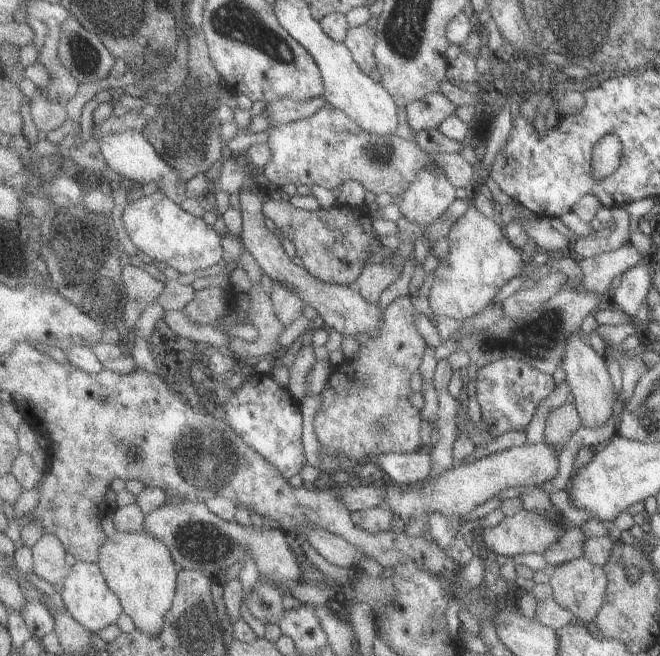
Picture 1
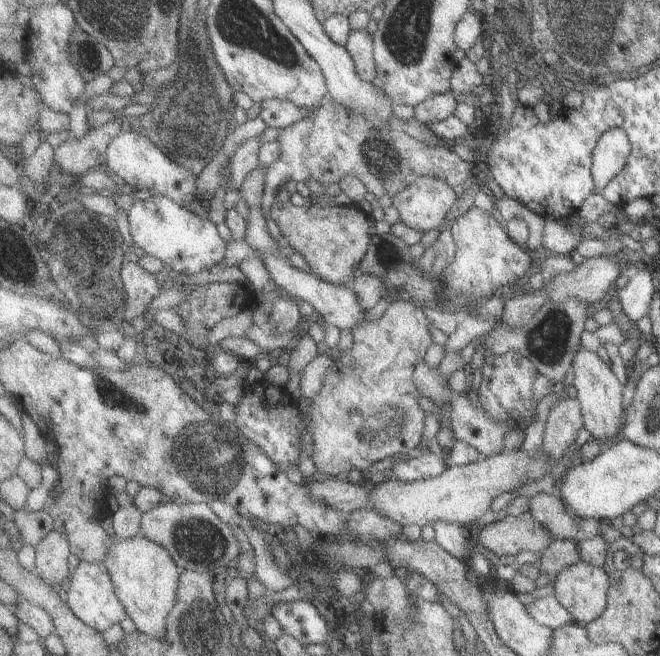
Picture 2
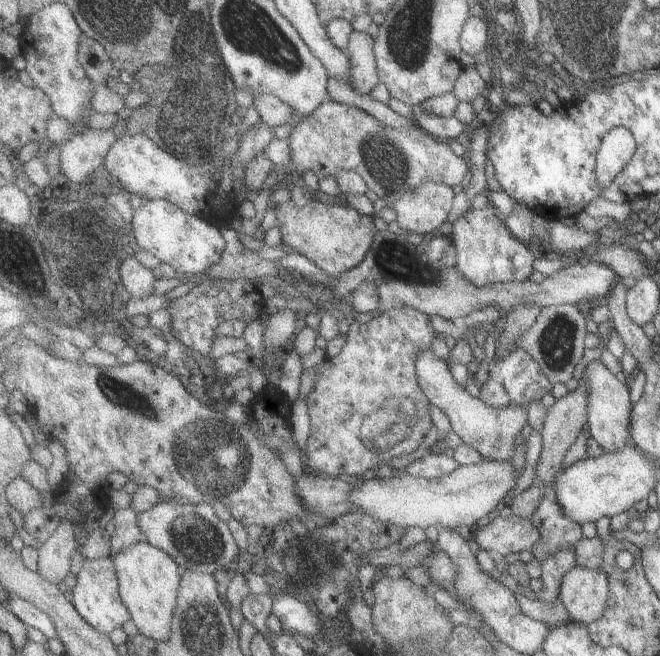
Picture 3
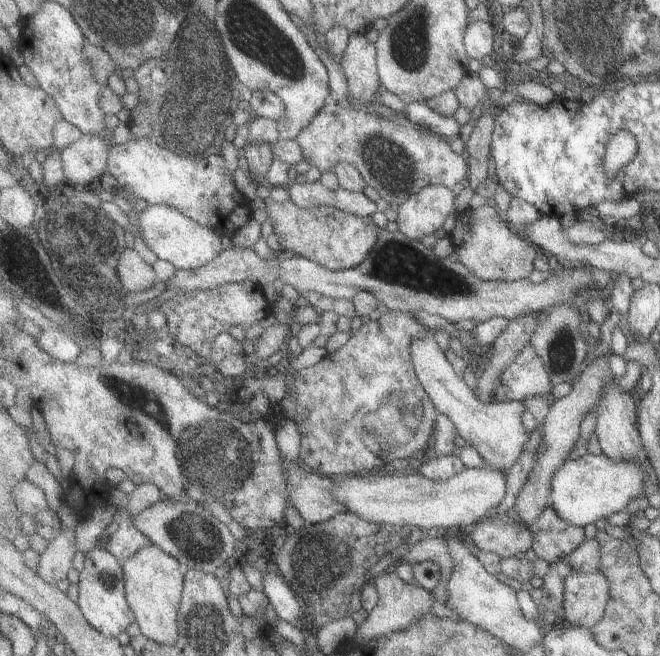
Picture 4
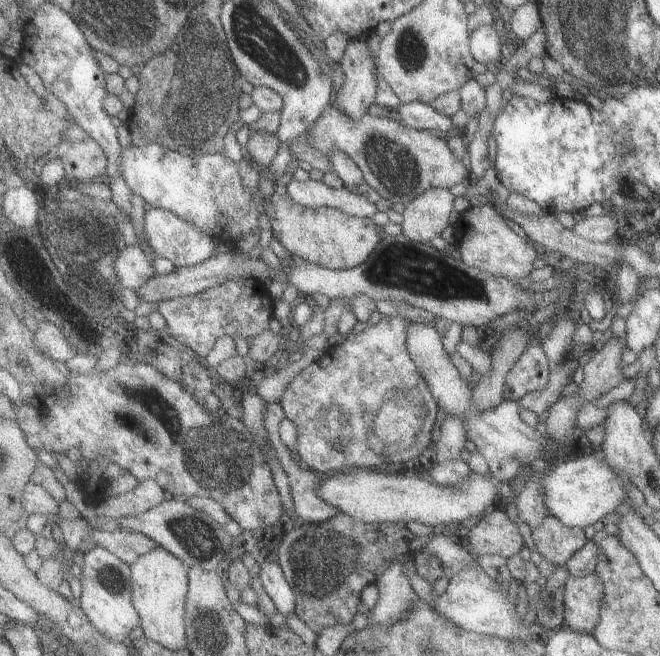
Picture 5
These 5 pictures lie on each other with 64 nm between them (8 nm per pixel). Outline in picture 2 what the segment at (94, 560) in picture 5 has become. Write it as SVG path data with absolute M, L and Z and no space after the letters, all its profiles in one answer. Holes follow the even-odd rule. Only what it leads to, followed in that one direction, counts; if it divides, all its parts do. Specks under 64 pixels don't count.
M79 562L69 576L69 588L65 590L67 598L65 604L67 608L89 628L97 630L99 634L109 630L111 626L119 624L127 616L127 608L123 602L119 602L119 596L115 594L115 588L111 584L111 576L103 564L89 564L89 562Z

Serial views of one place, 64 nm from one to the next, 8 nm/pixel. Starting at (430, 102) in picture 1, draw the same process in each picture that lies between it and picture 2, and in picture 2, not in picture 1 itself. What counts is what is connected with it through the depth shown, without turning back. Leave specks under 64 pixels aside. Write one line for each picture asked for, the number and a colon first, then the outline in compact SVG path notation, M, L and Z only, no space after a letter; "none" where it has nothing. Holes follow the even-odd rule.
2: M451 92L435 94L435 96L429 96L427 100L419 102L417 106L413 106L411 118L421 126L431 128L433 124L447 120L449 116L455 116L457 110L459 110L459 104Z

